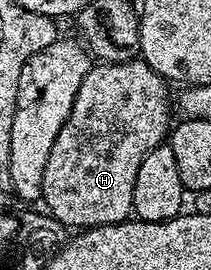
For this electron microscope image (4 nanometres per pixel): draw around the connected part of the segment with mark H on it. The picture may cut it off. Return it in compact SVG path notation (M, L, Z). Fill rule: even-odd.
M142 60L92 65L85 80L81 80L81 88L77 88L77 100L73 100L69 120L65 120L61 132L57 132L53 152L49 152L49 160L45 163L41 202L47 205L44 206L46 213L68 228L115 226L132 217L137 168L141 168L141 160L145 160L153 148L164 145L173 126L173 94L167 89L167 79L153 72L153 68Z

